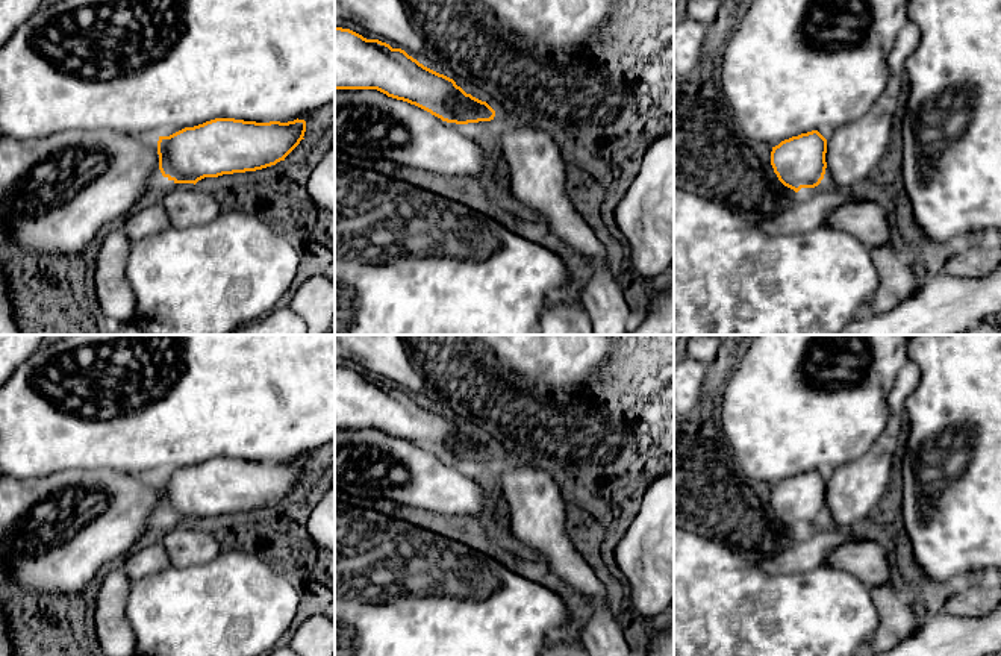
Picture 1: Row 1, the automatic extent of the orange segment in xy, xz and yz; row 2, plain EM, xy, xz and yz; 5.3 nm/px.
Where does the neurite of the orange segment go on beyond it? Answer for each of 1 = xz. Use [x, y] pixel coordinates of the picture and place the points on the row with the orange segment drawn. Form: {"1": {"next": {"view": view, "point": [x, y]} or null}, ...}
{"1": {"next": null}}

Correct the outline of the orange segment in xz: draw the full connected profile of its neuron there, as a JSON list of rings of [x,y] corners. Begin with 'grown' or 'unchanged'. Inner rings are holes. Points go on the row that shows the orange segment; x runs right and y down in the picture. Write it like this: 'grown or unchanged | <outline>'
unchanged | [[[335,26],[335,91],[377,89],[447,123],[491,121],[495,111],[401,48]]]

